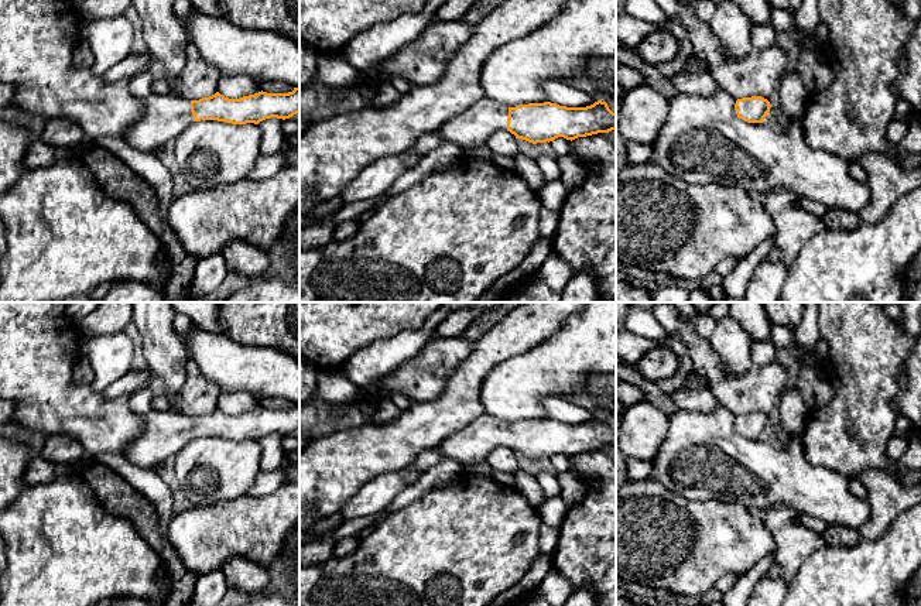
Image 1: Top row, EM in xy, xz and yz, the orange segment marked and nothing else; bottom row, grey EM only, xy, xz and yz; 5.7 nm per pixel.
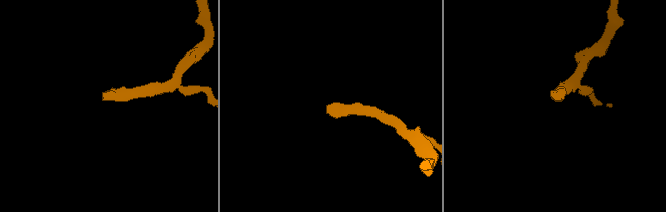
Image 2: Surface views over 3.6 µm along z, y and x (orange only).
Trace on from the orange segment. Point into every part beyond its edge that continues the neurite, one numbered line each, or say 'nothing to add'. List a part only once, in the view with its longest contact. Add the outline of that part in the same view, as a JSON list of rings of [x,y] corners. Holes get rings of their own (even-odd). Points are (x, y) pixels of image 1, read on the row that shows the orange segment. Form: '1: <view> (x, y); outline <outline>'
1: xz (483, 117); outline [[[482,97],[460,116],[444,123],[436,131],[445,143],[453,143],[462,150],[483,145],[499,130],[507,130],[509,107]]]

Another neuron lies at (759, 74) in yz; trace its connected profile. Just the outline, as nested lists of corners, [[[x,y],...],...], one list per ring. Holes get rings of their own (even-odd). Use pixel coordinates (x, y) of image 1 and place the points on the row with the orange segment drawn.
[[[655,0],[668,21],[678,20],[687,30],[694,55],[708,66],[716,83],[736,99],[761,96],[770,99],[778,92],[783,76],[790,69],[788,55],[777,45],[754,49],[743,59],[730,59],[713,35],[709,24],[698,20],[694,3]]]

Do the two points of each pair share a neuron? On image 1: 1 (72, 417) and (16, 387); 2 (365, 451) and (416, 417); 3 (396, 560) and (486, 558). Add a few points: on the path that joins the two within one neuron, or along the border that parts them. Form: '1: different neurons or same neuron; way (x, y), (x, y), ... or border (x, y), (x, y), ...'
1: same neuron; way (58, 406), (37, 387), (30, 387)
2: same neuron; way (377, 448), (384, 448), (403, 430)
3: same neuron; way (418, 558), (464, 558)

